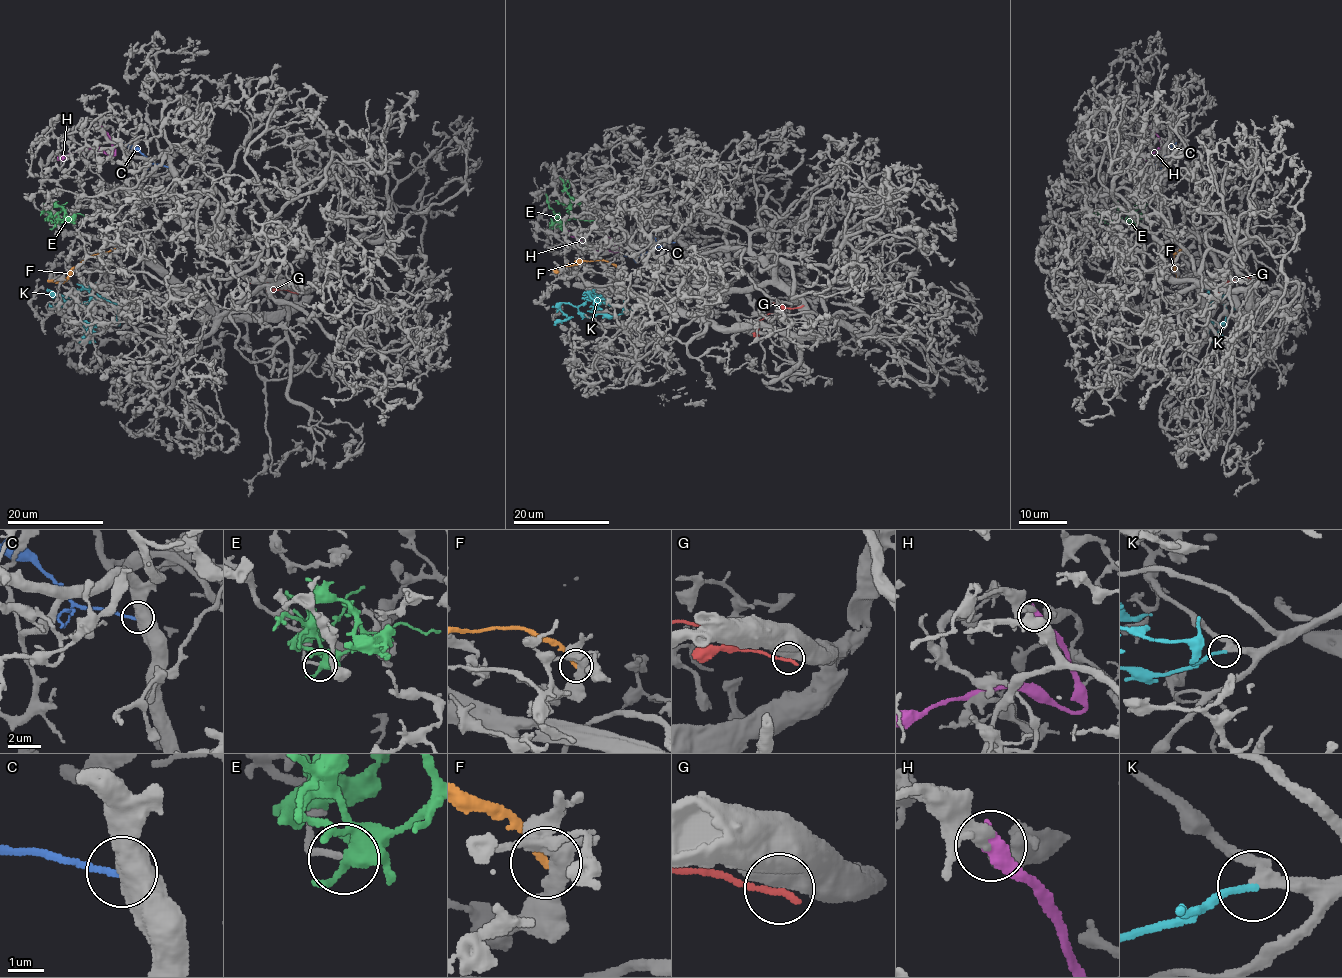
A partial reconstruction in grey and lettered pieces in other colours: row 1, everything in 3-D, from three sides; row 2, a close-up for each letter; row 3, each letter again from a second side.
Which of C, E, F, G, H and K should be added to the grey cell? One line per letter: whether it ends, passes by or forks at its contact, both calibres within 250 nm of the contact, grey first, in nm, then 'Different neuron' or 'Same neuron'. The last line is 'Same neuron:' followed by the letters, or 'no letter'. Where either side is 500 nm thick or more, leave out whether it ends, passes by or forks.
C: Thickness 500 nm (grey) against 160 nm. Different neuron
E: It forks there. Thickness 170 nm (grey) against 360 nm. Different neuron
F: It ends there. Thickness 380 nm (grey) against 180 nm. Different neuron
G: Thickness 800 nm (grey) against 220 nm. Different neuron
H: Thickness 300 nm (grey) against 500 nm. Different neuron
K: It ends there. Thickness 280 nm (grey) against 240 nm. Same neuron
Same neuron: K

